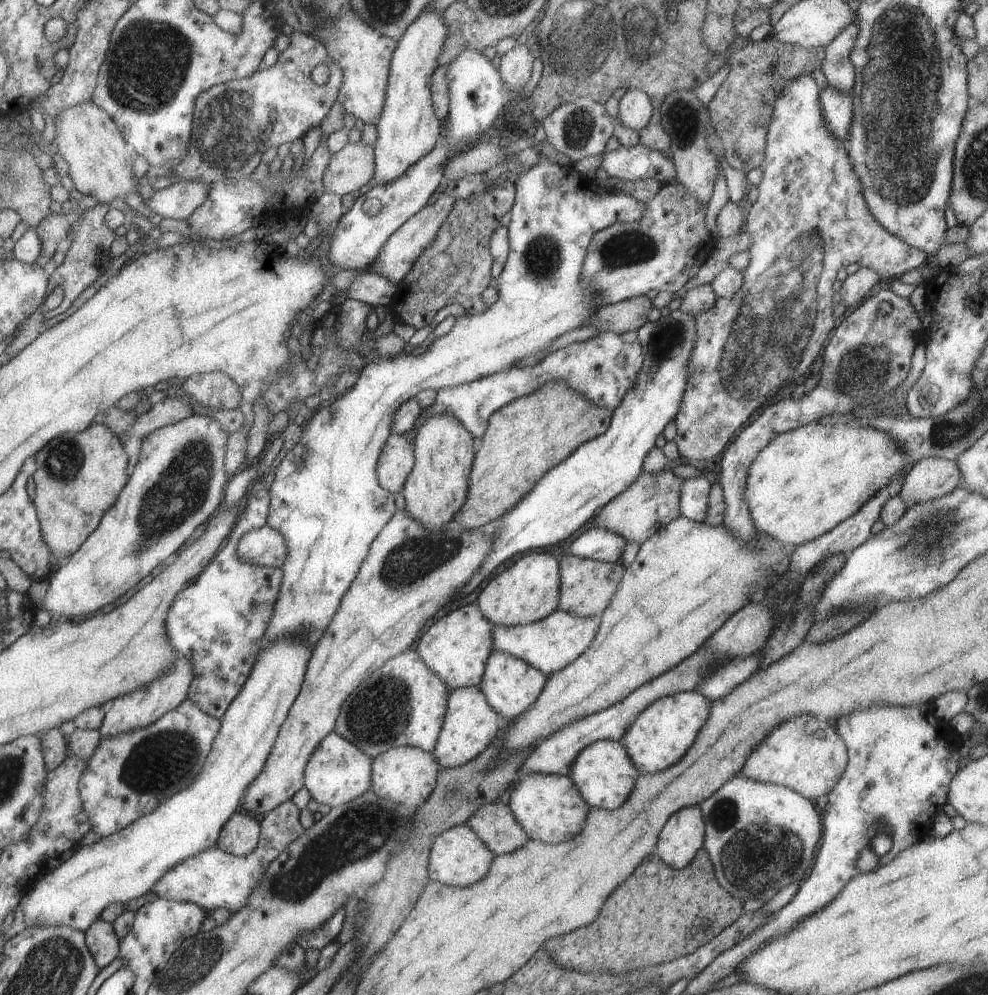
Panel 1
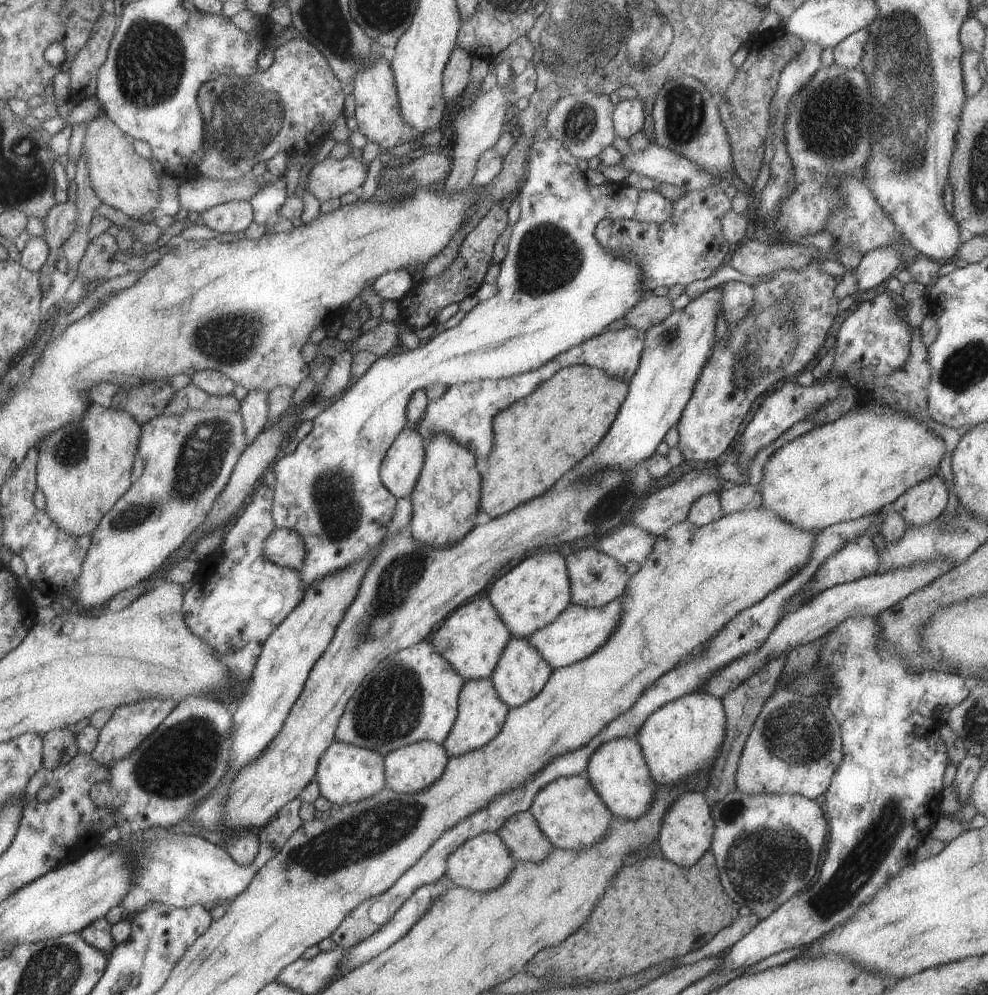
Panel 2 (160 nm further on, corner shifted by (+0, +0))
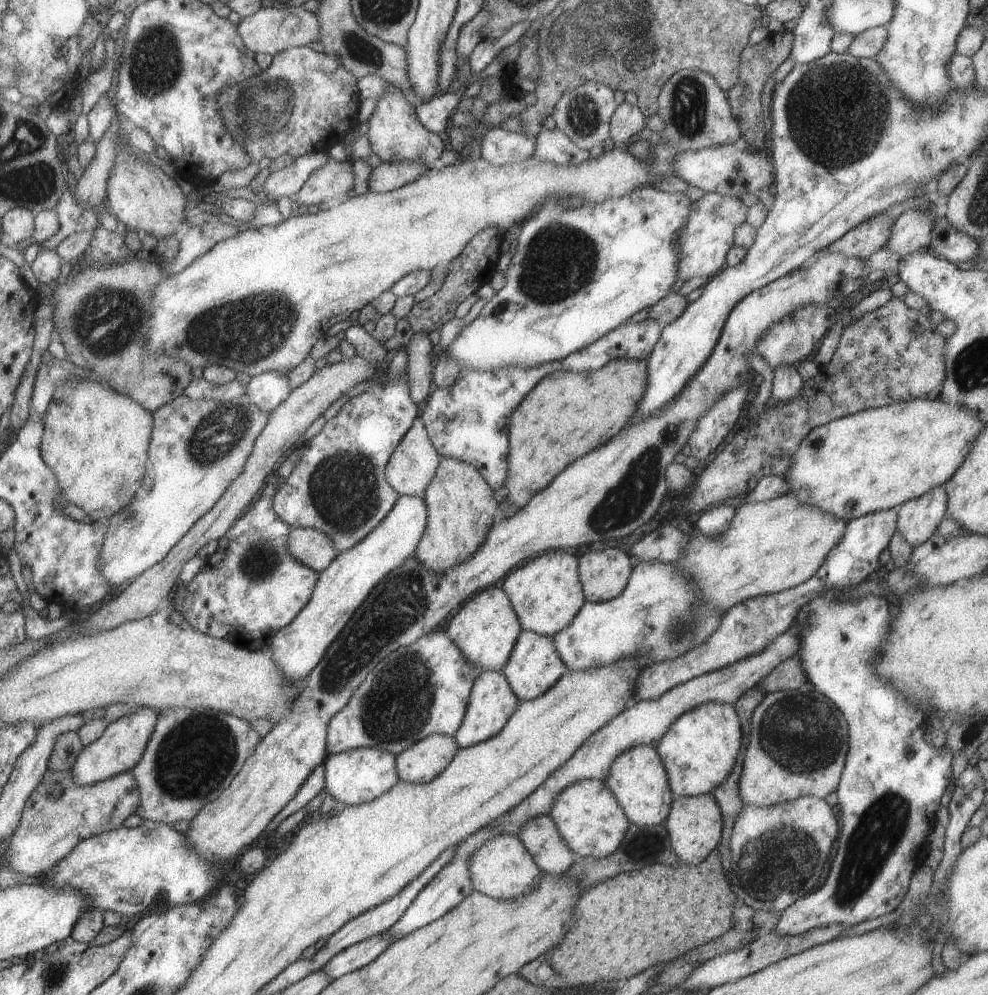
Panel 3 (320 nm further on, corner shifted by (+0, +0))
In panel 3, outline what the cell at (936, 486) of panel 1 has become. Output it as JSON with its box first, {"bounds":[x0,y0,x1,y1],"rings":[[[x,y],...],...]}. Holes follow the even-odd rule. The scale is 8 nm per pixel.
{"bounds":[896,487,946,548],"rings":[[[935,487],[920,497],[897,506],[896,531],[912,548],[923,544],[935,532],[945,517],[946,494],[943,487]]]}

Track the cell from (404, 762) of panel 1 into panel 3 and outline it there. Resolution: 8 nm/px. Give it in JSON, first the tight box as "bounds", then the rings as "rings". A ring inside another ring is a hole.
{"bounds":[395,734,459,783],"rings":[[[432,734],[414,742],[412,747],[395,755],[396,771],[399,781],[408,783],[426,783],[433,780],[451,762],[453,755],[459,750],[452,736]]]}

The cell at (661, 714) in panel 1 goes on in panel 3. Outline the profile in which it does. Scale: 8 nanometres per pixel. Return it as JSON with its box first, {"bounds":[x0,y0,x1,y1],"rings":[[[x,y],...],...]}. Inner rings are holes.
{"bounds":[655,702,744,798],"rings":[[[704,702],[679,715],[667,728],[655,748],[667,775],[673,798],[710,793],[732,771],[744,746],[742,726],[733,705]]]}

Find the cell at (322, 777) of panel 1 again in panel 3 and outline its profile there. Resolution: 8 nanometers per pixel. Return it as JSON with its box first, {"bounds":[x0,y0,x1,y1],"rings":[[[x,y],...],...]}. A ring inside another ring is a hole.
{"bounds":[323,747,399,805],"rings":[[[373,747],[347,749],[327,755],[323,766],[326,792],[346,805],[360,805],[372,801],[399,781],[395,755]]]}

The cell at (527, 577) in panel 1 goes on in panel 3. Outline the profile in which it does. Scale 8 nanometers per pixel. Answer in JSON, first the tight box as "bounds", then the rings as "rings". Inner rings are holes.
{"bounds":[502,551,586,637],"rings":[[[545,551],[509,571],[502,589],[513,607],[521,628],[552,637],[566,627],[586,601],[578,575],[578,558],[569,552]]]}

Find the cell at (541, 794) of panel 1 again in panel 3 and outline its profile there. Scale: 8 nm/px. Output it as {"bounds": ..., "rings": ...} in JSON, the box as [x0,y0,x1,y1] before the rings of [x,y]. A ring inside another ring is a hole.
{"bounds":[550,779,631,859],"rings":[[[581,779],[567,785],[554,799],[550,813],[558,833],[575,856],[598,859],[614,853],[631,824],[605,781]]]}

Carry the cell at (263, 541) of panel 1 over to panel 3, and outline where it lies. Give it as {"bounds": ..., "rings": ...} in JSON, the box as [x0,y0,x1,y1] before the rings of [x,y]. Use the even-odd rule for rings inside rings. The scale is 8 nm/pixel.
{"bounds":[286,527,338,573],"rings":[[[292,527],[286,539],[286,549],[294,559],[316,573],[325,570],[338,553],[326,534],[311,527]]]}

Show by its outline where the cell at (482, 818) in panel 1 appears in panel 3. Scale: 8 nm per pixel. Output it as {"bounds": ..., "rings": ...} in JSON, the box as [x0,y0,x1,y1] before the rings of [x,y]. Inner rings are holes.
{"bounds":[515,815,575,875],"rings":[[[547,815],[529,819],[515,835],[543,874],[563,875],[575,859],[552,818]]]}

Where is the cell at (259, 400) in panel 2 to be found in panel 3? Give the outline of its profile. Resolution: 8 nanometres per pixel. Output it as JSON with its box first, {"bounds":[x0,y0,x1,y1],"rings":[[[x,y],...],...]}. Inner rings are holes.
{"bounds":[246,370,292,412],"rings":[[[278,370],[259,373],[246,384],[250,404],[269,412],[281,404],[292,391],[287,374]]]}

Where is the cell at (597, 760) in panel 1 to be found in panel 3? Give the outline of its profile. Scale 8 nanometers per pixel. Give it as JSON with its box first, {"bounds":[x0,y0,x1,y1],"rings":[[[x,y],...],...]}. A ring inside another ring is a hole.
{"bounds":[605,745,674,826],"rings":[[[639,745],[618,754],[610,763],[605,782],[630,823],[639,826],[661,825],[668,817],[674,798],[668,787],[665,767],[655,747]]]}

